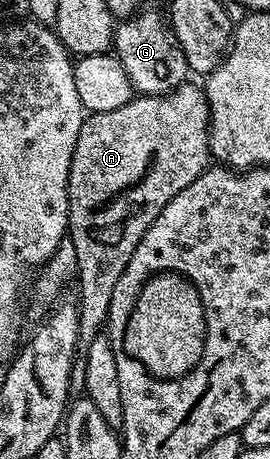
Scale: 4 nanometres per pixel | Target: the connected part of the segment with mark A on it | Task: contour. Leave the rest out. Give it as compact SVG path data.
M192 82L181 84L172 92L167 92L163 96L147 96L144 94L134 95L119 110L107 110L106 112L95 112L86 115L83 126L79 130L79 142L75 142L75 154L71 158L71 174L69 175L69 231L67 233L68 243L75 246L75 258L77 259L77 270L75 273L75 285L77 292L81 297L76 297L75 303L79 309L79 338L77 339L77 355L73 357L71 374L69 375L69 386L74 393L81 394L85 391L87 382L87 370L89 369L89 360L86 358L87 350L97 341L97 337L102 335L103 329L109 322L109 307L111 306L111 294L115 294L115 285L119 283L119 278L123 278L123 270L127 270L127 262L131 262L131 254L135 254L135 246L143 242L143 234L159 218L163 206L179 194L179 190L187 190L199 174L203 174L206 168L210 167L211 153L209 151L209 103L205 97L204 87L197 88Z

